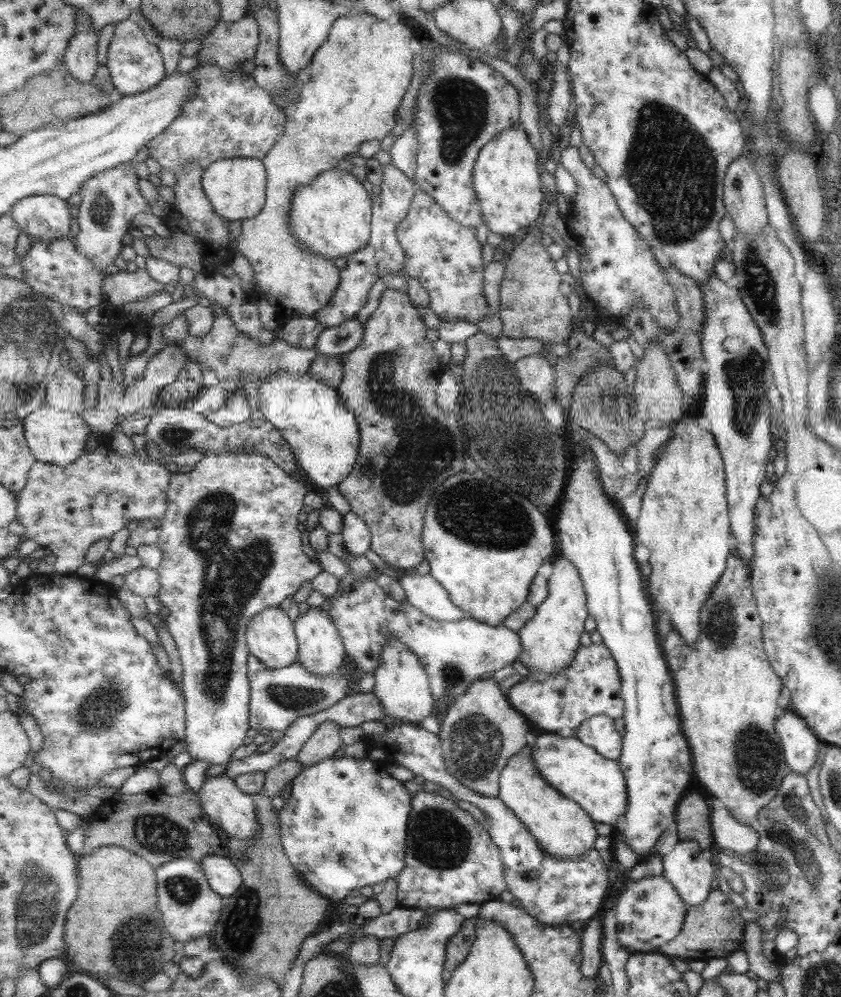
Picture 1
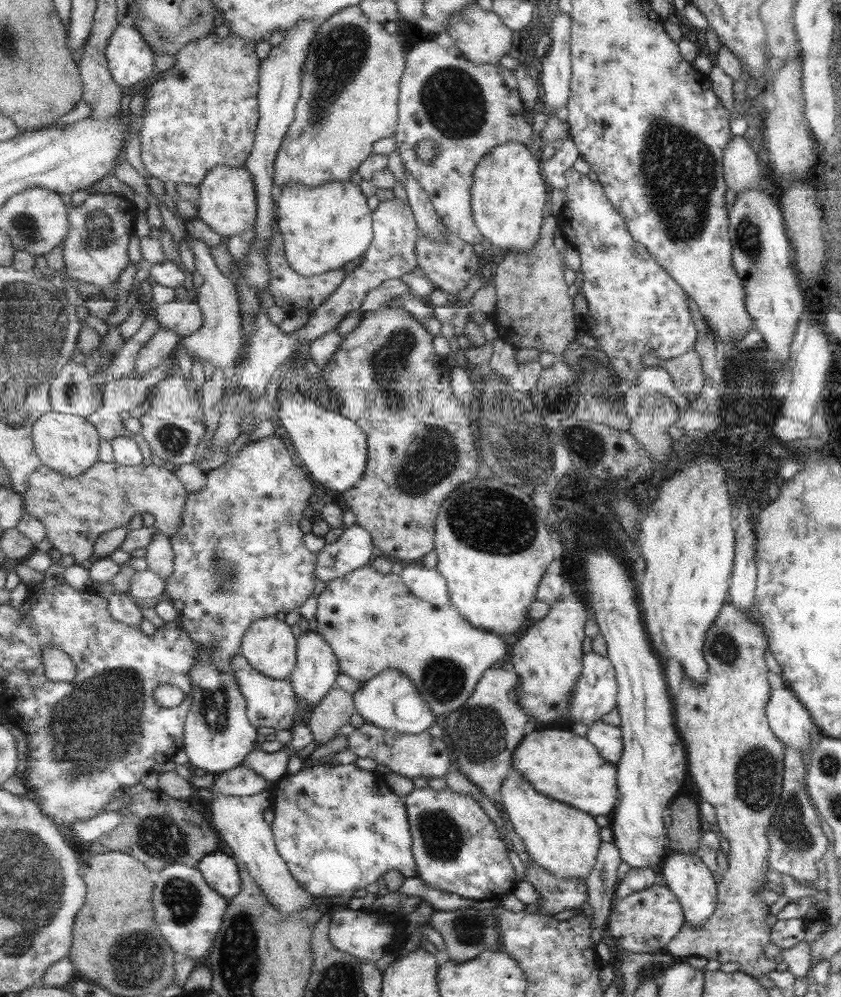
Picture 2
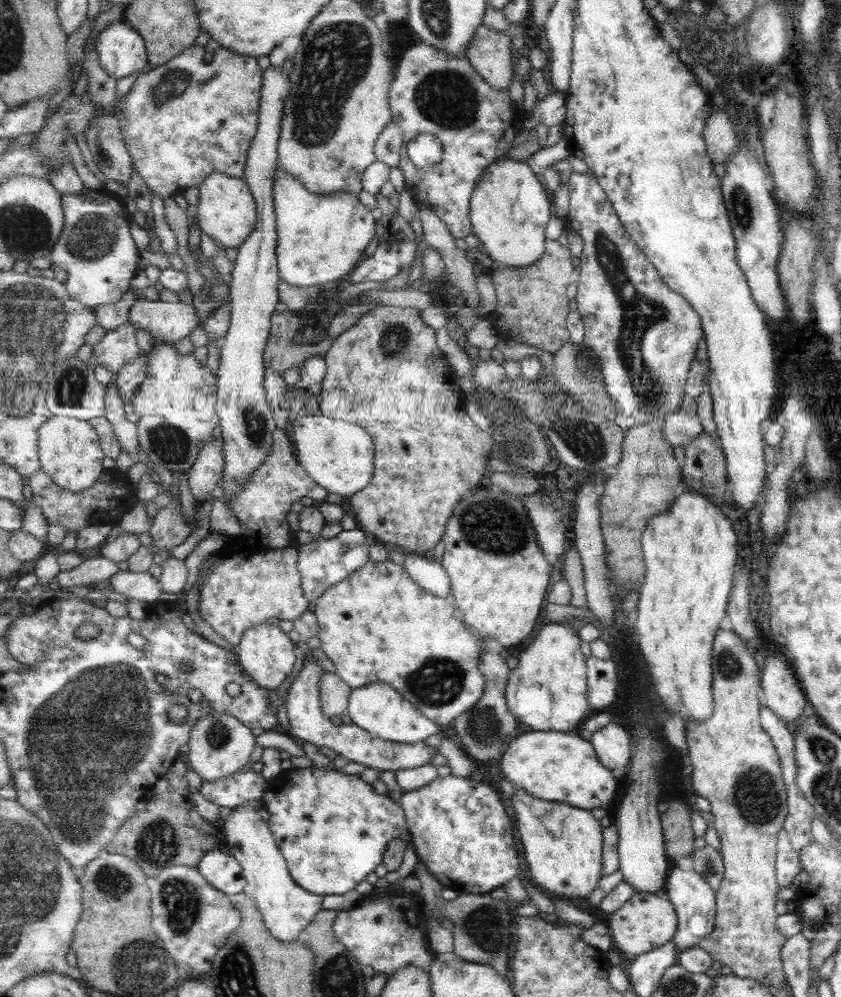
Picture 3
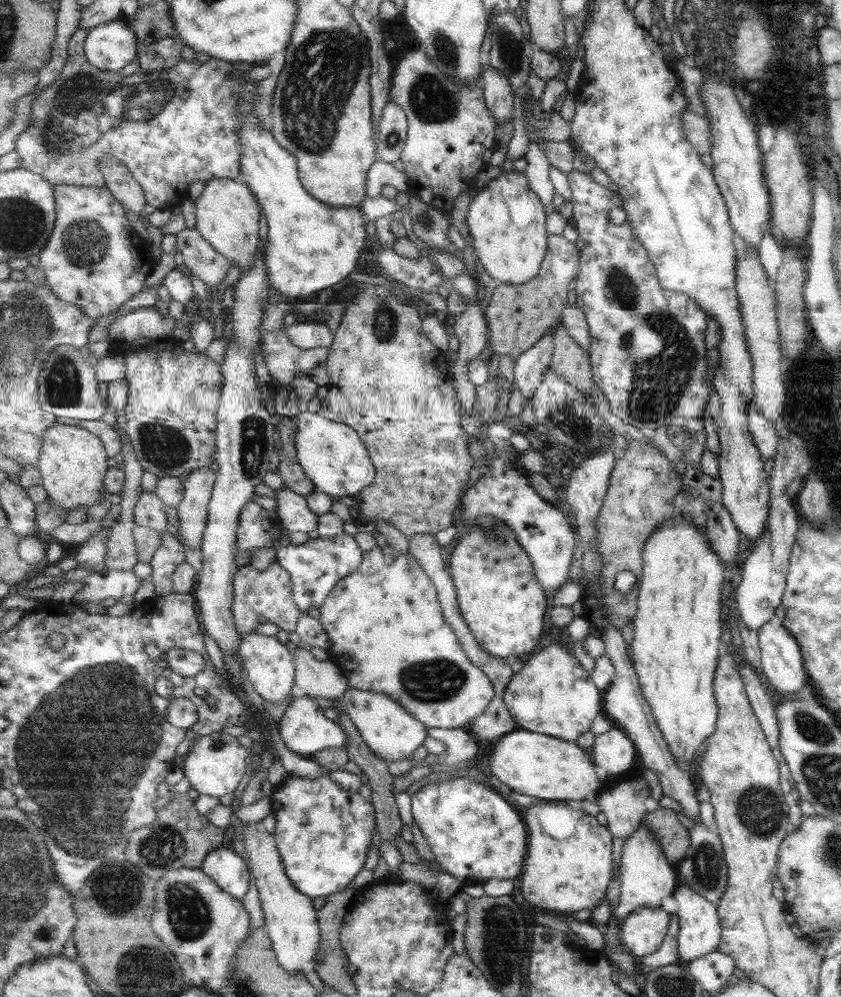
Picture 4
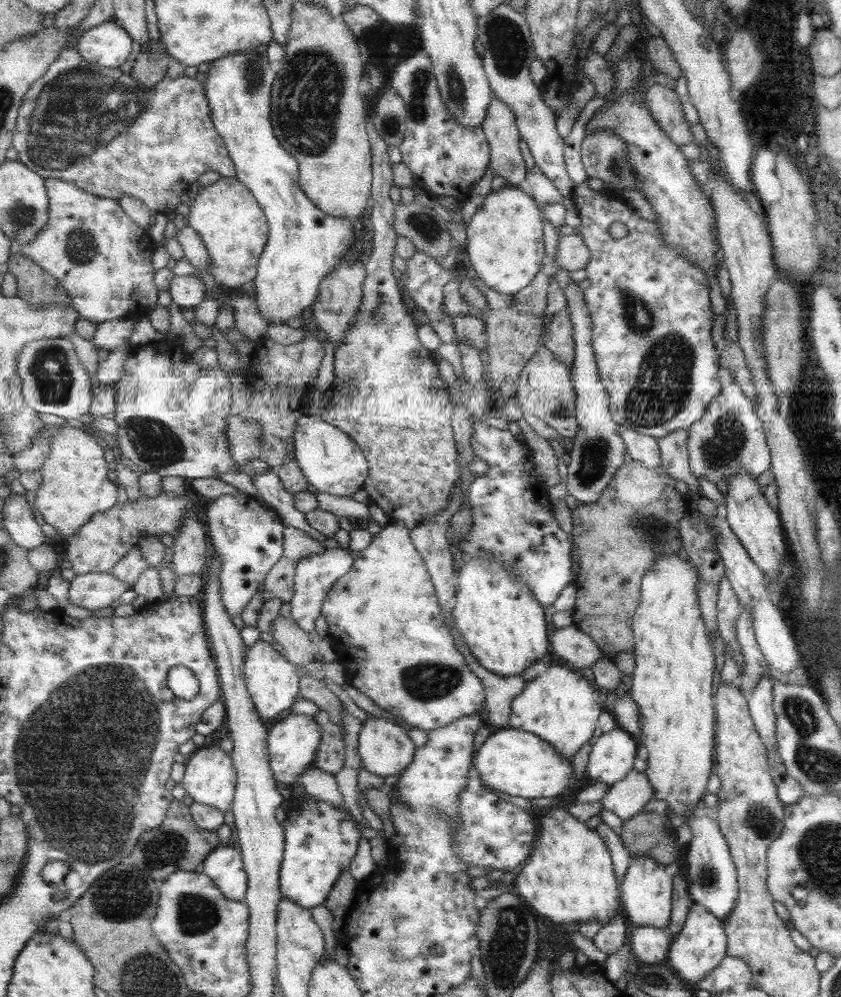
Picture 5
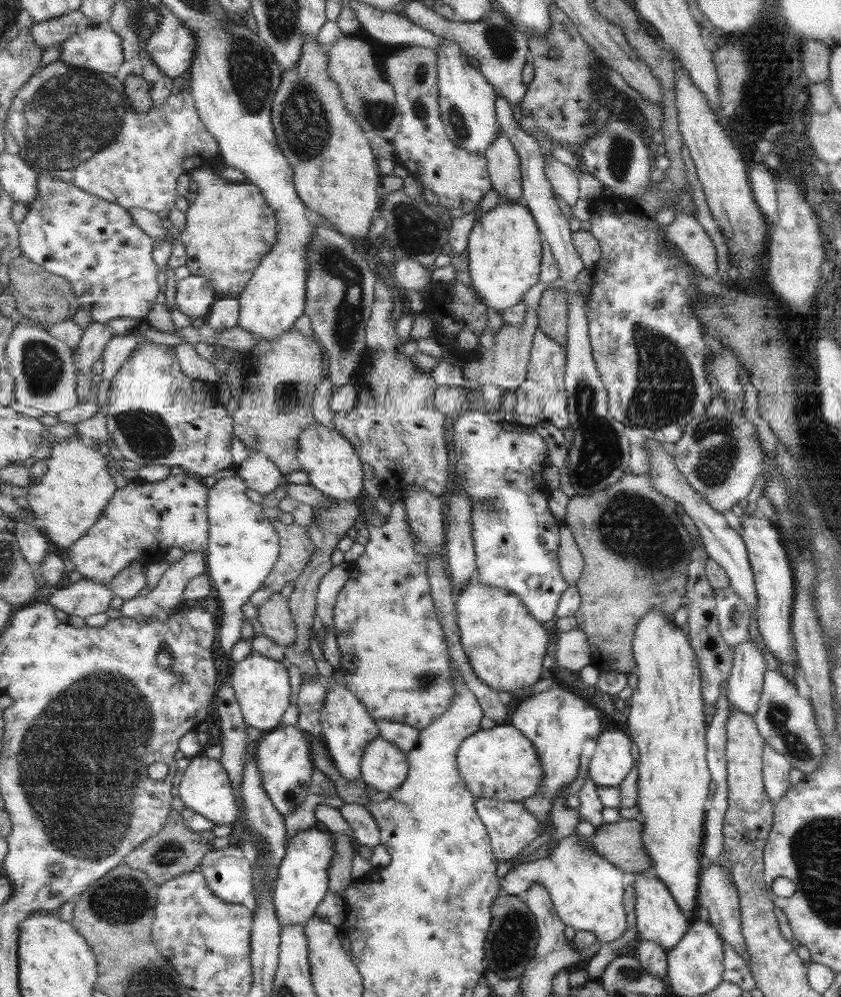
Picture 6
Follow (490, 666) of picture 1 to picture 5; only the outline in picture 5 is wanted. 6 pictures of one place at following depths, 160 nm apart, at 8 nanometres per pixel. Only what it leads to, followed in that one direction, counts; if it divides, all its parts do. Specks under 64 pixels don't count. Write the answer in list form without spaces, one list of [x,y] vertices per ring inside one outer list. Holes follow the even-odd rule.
[[[400,520],[389,521],[381,531],[373,535],[371,546],[365,550],[358,551],[353,568],[333,585],[324,600],[322,616],[326,619],[329,628],[329,640],[336,650],[337,659],[346,668],[348,673],[348,683],[353,685],[360,692],[364,693],[378,707],[401,716],[403,720],[412,727],[432,731],[448,724],[454,723],[463,716],[481,714],[481,710],[486,706],[486,692],[483,681],[472,671],[467,664],[466,657],[458,648],[454,635],[447,626],[442,608],[439,606],[440,600],[436,586],[431,578],[422,554],[417,552],[414,540],[411,540],[411,531]]]

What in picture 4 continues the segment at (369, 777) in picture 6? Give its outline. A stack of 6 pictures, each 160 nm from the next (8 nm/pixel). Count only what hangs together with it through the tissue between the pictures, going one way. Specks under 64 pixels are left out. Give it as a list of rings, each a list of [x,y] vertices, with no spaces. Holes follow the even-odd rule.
[[[349,687],[341,700],[372,751],[383,760],[399,762],[411,756],[428,736],[428,726],[386,694]]]

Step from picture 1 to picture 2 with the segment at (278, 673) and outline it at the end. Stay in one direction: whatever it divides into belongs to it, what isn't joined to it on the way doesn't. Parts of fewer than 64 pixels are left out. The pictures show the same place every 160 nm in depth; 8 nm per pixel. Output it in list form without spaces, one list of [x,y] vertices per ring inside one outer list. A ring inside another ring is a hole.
[[[240,652],[232,658],[232,669],[236,674],[240,689],[247,699],[247,714],[251,724],[254,724],[257,728],[266,726],[275,730],[291,730],[291,726],[295,724],[297,712],[302,709],[302,702],[296,696],[292,681],[289,678],[279,680],[265,676],[259,670],[253,668]]]

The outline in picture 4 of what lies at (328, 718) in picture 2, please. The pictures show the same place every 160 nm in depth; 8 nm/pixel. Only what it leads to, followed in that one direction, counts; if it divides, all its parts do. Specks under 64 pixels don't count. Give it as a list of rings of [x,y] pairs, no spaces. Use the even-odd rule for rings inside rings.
[[[303,643],[298,645],[301,645],[301,648],[294,653],[297,692],[311,697],[341,700],[350,687],[348,676],[343,669],[335,661],[317,660],[310,646]]]

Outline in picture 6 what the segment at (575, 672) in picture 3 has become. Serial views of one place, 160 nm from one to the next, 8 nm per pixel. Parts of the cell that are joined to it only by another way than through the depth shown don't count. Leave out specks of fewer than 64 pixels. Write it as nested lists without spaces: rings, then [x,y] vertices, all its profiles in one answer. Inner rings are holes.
[[[559,682],[549,690],[525,697],[511,716],[511,725],[516,726],[537,747],[544,770],[543,784],[538,795],[555,794],[579,776],[583,744],[601,734],[602,713],[581,696],[562,688]]]

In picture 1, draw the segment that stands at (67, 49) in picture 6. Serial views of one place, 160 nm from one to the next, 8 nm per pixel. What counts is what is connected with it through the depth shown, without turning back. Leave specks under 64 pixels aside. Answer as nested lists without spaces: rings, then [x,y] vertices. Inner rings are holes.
[[[134,18],[119,22],[115,26],[114,36],[109,44],[107,52],[107,65],[116,92],[120,96],[134,95],[151,90],[167,76],[166,64],[157,41],[147,39],[143,32],[142,22]]]

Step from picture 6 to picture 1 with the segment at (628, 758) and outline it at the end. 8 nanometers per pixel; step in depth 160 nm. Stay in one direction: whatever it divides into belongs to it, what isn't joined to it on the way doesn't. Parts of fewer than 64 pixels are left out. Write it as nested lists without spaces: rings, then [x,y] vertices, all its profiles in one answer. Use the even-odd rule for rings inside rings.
[[[606,714],[591,716],[578,728],[576,737],[611,760],[621,758],[623,737],[617,732],[615,718],[612,716]]]

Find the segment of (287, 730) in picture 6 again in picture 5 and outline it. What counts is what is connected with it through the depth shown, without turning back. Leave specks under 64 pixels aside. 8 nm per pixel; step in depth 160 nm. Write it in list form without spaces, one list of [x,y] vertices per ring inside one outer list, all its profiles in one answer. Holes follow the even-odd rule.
[[[290,713],[283,720],[275,723],[268,736],[271,768],[277,782],[286,786],[298,785],[300,776],[312,765],[315,765],[319,747],[322,743],[321,725],[312,715]]]

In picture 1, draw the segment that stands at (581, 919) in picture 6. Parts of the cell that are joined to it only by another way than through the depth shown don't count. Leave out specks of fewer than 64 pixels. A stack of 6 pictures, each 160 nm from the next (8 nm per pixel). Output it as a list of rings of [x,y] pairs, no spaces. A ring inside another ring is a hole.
[[[532,737],[528,745],[507,763],[500,776],[501,800],[527,825],[545,853],[556,858],[581,860],[594,850],[597,842],[595,820],[574,800],[553,788],[540,773],[532,757]]]

